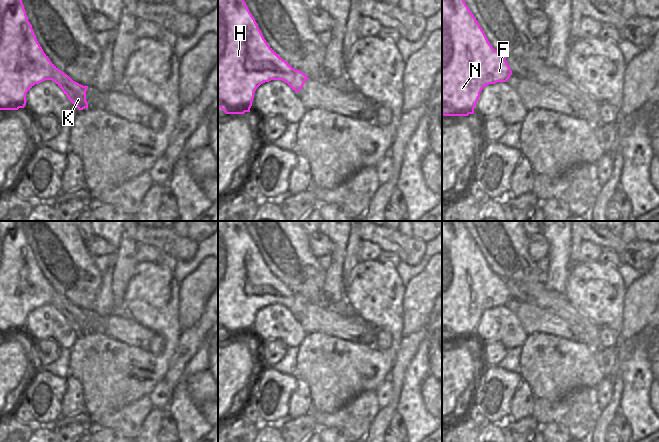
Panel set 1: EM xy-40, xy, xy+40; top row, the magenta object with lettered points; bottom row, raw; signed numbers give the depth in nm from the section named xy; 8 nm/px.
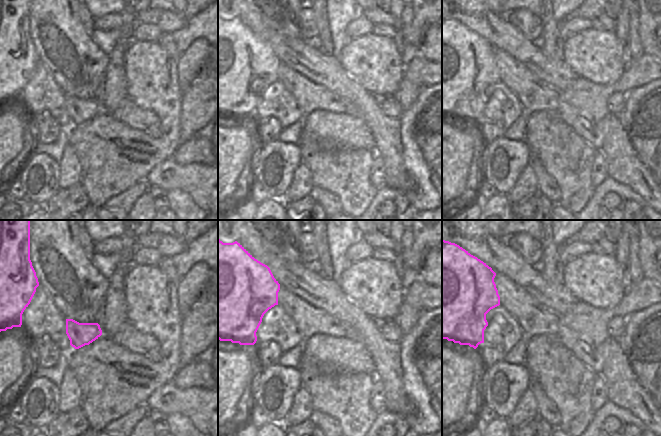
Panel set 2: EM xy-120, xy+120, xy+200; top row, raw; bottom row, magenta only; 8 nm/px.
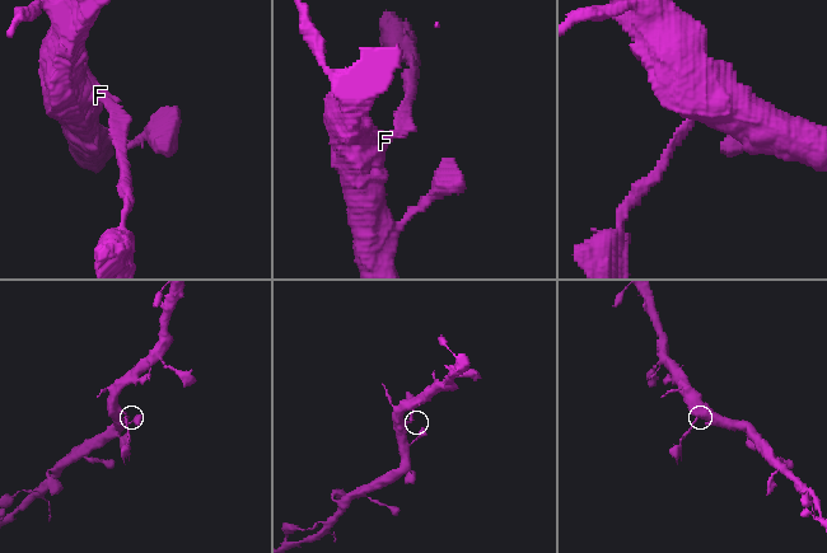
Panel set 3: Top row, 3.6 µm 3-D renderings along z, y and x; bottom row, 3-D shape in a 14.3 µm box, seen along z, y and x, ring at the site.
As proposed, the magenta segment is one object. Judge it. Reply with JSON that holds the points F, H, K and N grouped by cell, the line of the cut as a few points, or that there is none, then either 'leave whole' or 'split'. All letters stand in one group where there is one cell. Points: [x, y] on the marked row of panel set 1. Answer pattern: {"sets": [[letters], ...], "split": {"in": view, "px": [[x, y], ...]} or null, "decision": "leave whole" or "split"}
{"sets": [["F", "H", "N"], ["K"]], "split": {"in": "xy-40", "px": [[49, 79], [57, 72], [62, 72], [71, 79]]}, "decision": "split"}

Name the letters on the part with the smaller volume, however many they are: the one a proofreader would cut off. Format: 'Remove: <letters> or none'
Remove: K

